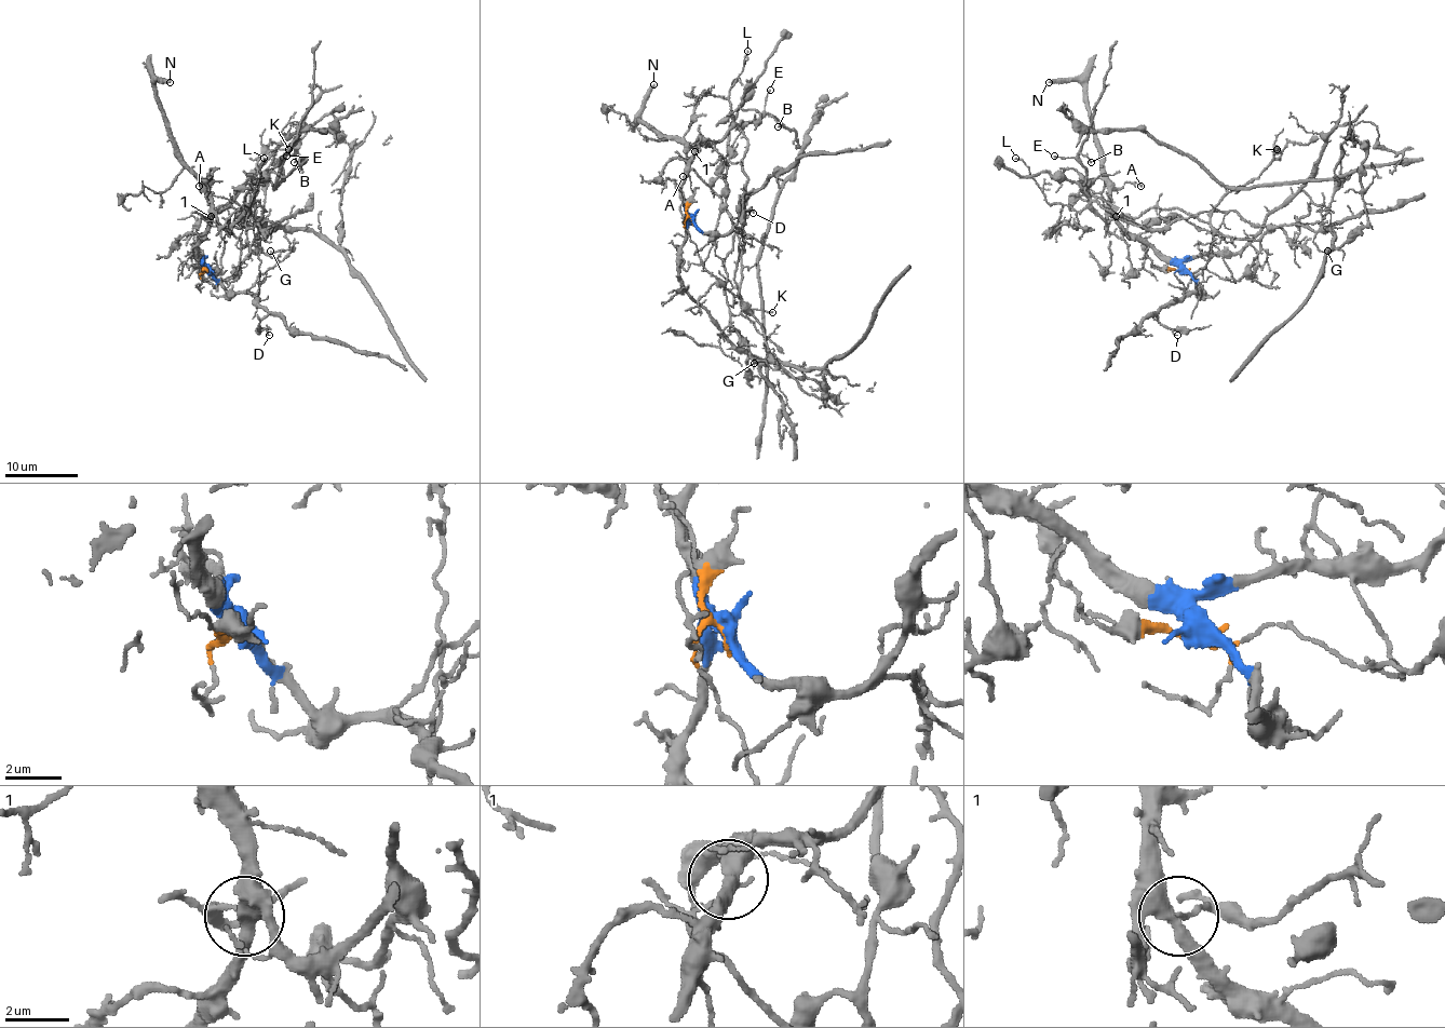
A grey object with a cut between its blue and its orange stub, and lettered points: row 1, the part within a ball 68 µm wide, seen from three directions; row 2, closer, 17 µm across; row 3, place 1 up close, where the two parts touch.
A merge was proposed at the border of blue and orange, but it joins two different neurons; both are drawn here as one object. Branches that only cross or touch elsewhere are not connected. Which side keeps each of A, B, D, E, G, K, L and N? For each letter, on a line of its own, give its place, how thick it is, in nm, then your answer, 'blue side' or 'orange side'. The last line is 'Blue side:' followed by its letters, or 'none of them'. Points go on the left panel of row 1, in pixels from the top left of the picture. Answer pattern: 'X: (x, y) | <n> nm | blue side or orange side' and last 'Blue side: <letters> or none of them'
A: (199, 186) | 130 nm | blue side
B: (294, 162) | 100 nm | blue side
D: (269, 335) | 100 nm | blue side
E: (286, 156) | 110 nm | blue side
G: (270, 251) | 150 nm | orange side
K: (288, 149) | 120 nm | orange side
L: (264, 158) | 100 nm | blue side
N: (170, 82) | 360 nm | blue side
Blue side: A, B, D, E, L, N

